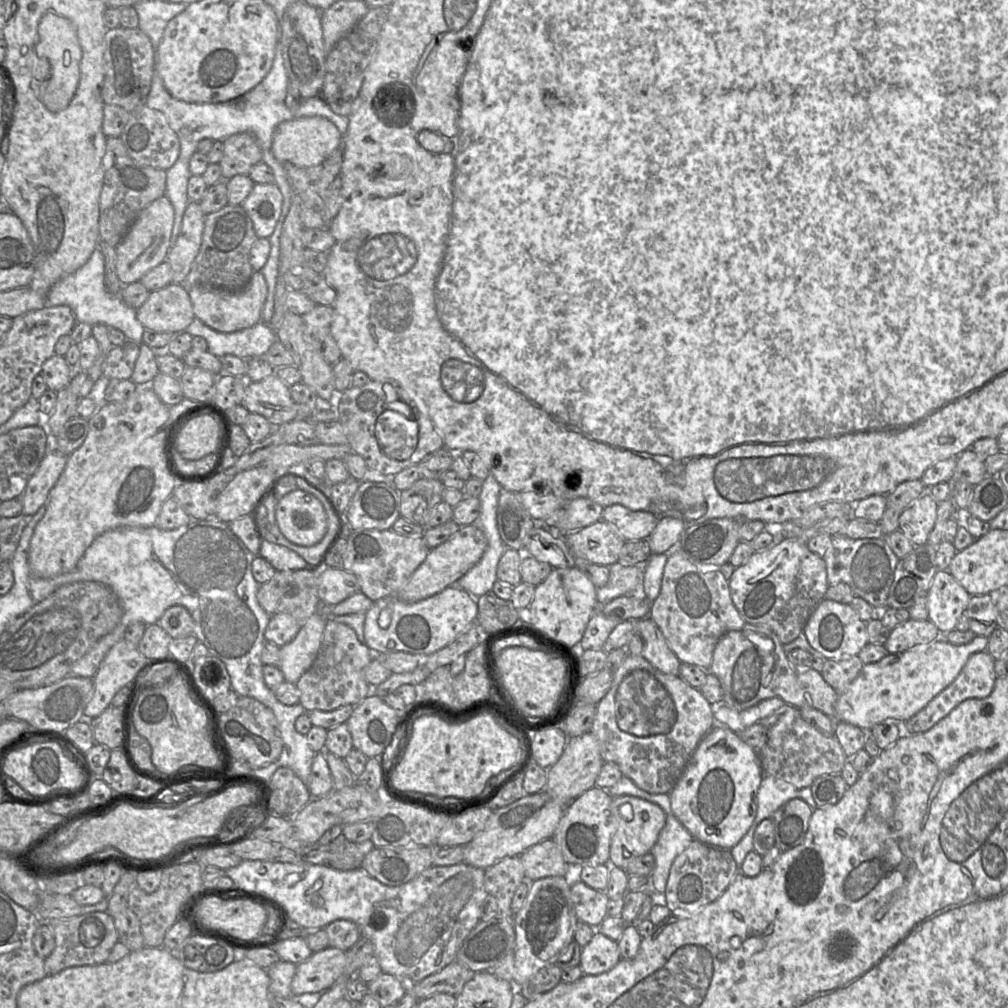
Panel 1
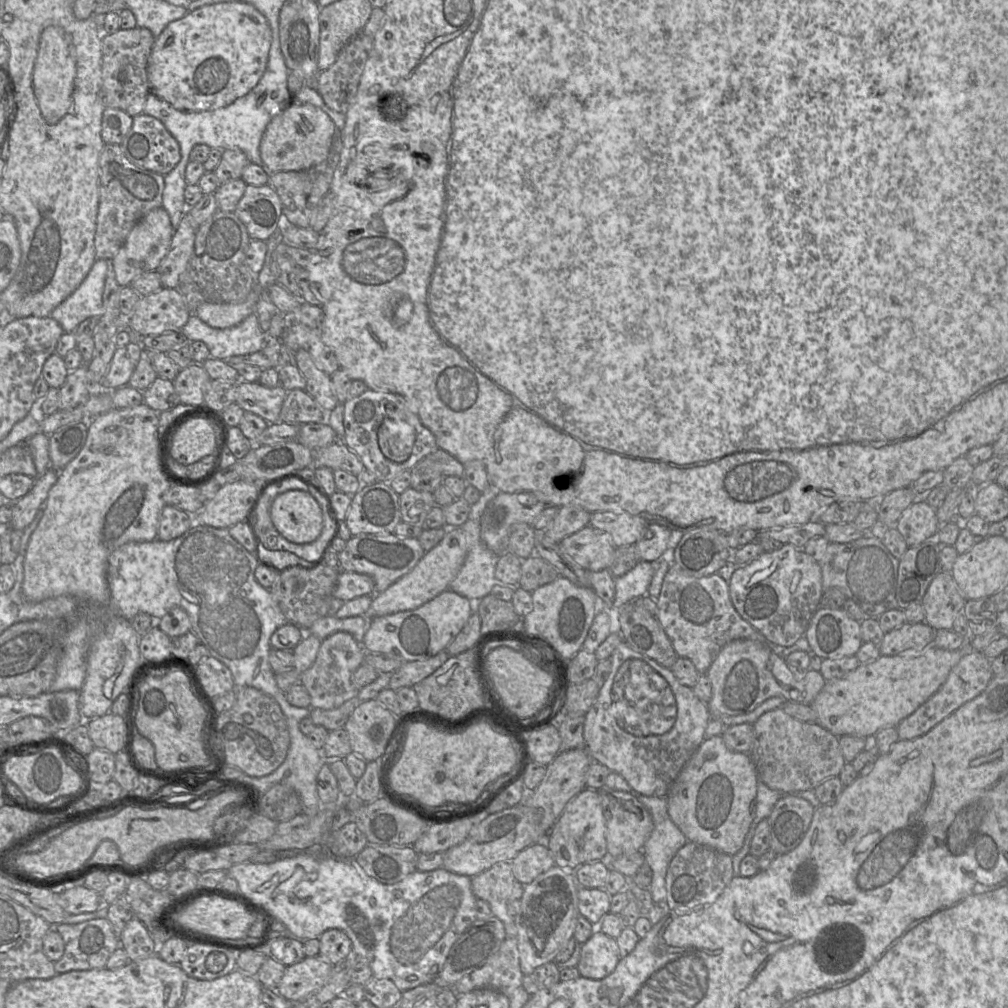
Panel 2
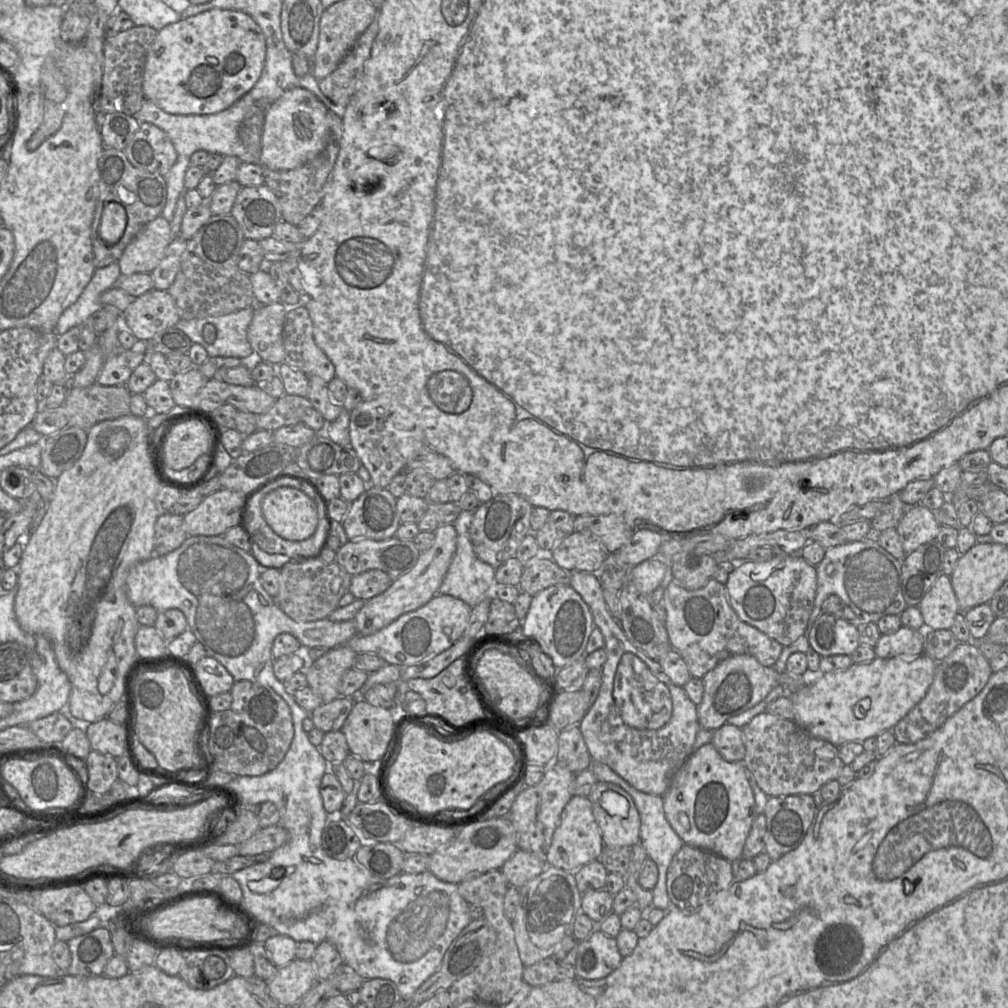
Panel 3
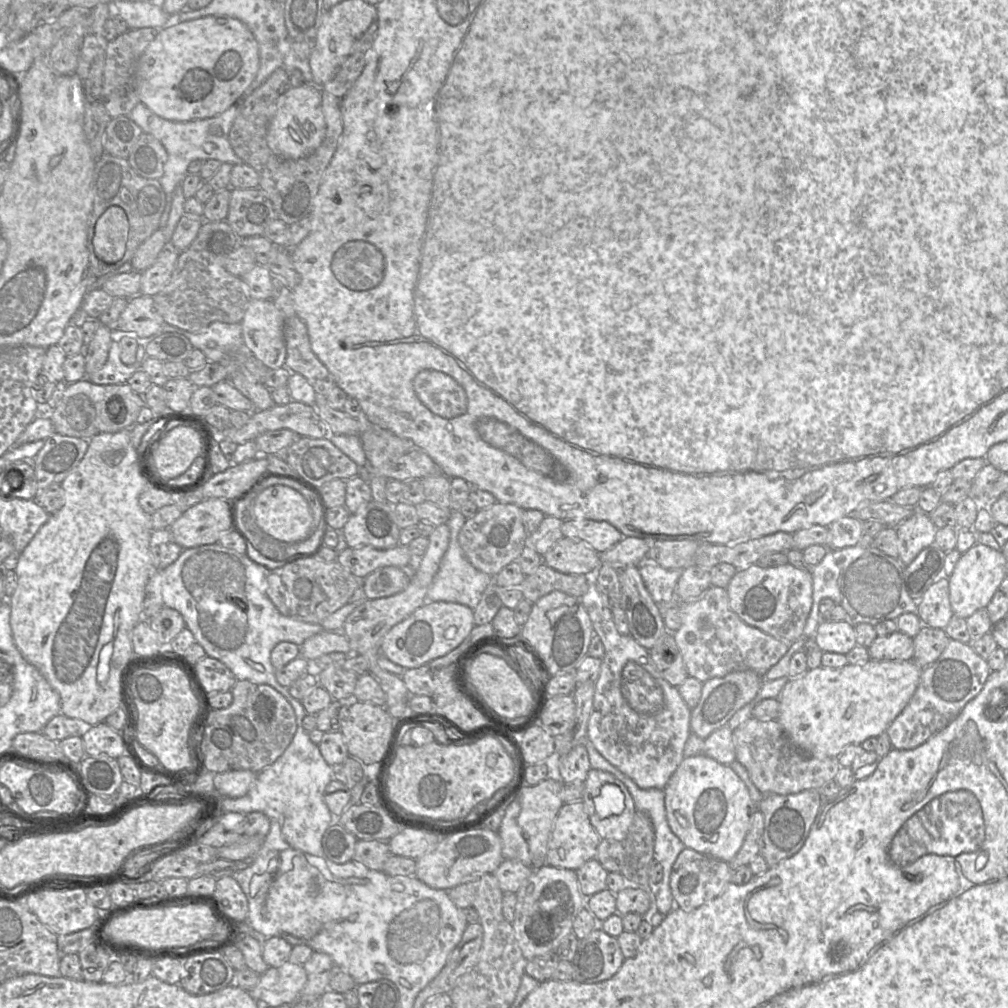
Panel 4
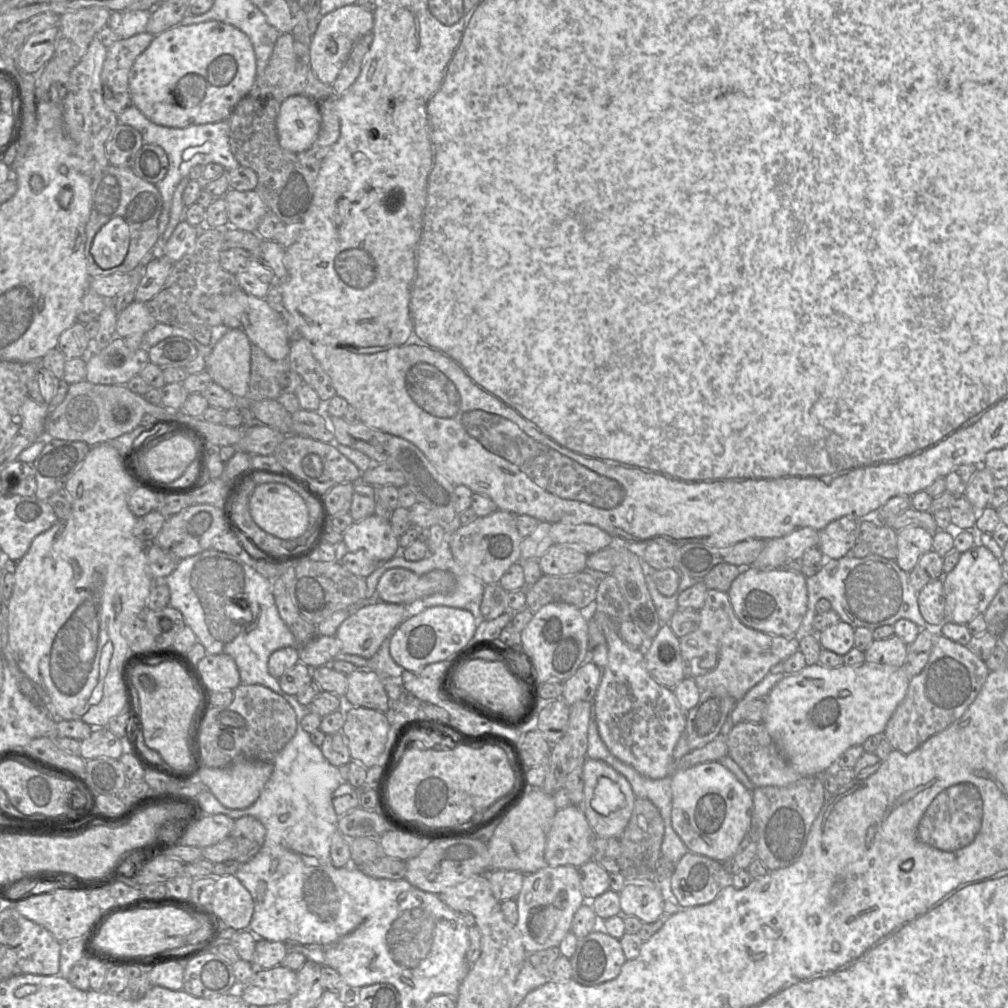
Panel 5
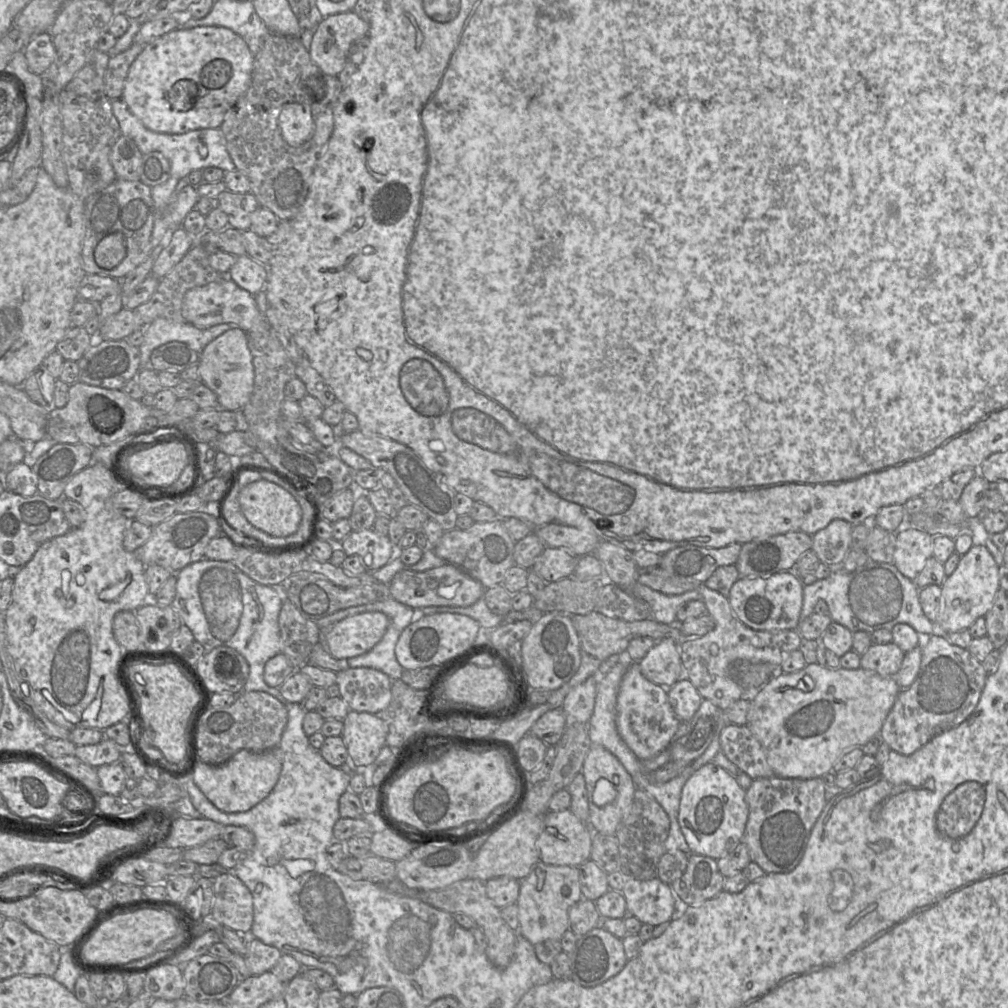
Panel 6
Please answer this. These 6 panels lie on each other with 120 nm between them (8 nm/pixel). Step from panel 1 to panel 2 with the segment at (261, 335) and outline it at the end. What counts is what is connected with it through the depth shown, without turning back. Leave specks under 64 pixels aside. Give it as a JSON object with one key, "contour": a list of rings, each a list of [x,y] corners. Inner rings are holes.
{"contour":[[[256,313],[250,314],[238,325],[224,329],[213,328],[191,314],[181,332],[190,342],[203,341],[209,349],[210,357],[221,360],[255,353],[267,342]]]}

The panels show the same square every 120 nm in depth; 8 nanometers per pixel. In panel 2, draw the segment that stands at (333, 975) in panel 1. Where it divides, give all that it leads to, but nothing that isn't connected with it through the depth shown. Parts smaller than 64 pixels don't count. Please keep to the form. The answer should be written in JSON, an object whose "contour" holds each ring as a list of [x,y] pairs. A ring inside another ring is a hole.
{"contour":[[[319,955],[306,956],[301,961],[286,967],[277,986],[277,992],[292,1002],[299,1002],[325,985],[333,966]]]}

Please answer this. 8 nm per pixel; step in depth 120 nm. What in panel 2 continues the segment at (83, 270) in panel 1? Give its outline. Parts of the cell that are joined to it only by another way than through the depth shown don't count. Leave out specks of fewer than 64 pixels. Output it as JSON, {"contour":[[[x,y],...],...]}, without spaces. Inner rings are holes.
{"contour":[[[96,259],[80,286],[51,312],[64,332],[74,332],[85,319],[104,313],[103,291],[110,261]]]}

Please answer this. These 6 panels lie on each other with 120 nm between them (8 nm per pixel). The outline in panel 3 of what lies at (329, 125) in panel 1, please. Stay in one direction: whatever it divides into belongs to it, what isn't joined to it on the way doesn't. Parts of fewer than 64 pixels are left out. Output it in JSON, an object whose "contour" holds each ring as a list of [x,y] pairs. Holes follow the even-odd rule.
{"contour":[[[305,88],[285,91],[266,110],[260,164],[271,170],[291,170],[318,156],[329,140],[328,110],[314,93]]]}

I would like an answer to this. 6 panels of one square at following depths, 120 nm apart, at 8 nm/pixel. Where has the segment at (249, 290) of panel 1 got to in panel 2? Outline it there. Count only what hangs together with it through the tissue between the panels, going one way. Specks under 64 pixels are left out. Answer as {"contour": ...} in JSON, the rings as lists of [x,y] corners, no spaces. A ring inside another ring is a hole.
{"contour":[[[255,281],[245,301],[241,303],[202,303],[195,314],[204,323],[213,328],[229,328],[238,325],[250,314],[255,313],[262,288]]]}

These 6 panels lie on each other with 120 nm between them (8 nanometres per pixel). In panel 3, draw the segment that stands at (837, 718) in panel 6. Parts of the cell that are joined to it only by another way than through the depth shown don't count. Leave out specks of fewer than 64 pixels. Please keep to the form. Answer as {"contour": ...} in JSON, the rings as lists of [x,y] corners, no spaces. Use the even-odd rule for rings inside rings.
{"contour":[[[926,655],[918,657],[875,657],[870,662],[853,663],[844,670],[819,674],[790,695],[794,721],[813,737],[836,746],[877,737],[904,718],[926,695],[936,671],[936,663]]]}

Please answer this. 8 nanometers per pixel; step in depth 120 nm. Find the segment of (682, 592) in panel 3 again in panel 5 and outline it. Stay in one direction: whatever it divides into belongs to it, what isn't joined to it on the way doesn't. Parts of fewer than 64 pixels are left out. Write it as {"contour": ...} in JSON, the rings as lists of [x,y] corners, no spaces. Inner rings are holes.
{"contour":[[[708,589],[699,614],[698,628],[681,637],[680,644],[685,676],[692,679],[700,691],[723,687],[739,701],[772,667],[799,650],[799,635],[771,635],[744,625],[736,616],[727,592]]]}

